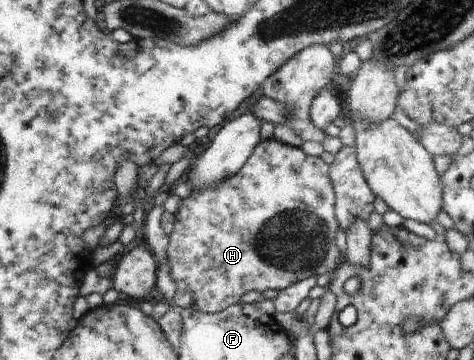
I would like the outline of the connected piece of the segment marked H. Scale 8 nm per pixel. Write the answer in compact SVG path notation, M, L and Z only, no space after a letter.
M275 138L260 141L259 145L253 149L251 157L247 163L230 177L228 180L218 182L215 186L210 186L206 190L193 190L188 198L181 200L181 207L175 213L173 231L168 237L167 259L170 267L170 276L177 286L177 293L172 297L173 308L189 308L205 313L220 312L226 307L240 302L241 297L248 291L283 291L286 287L296 284L301 280L311 276L329 275L342 263L343 256L335 244L335 234L340 227L336 218L335 194L332 188L332 181L329 177L329 166L319 156L305 154L301 147L290 146L281 143Z

